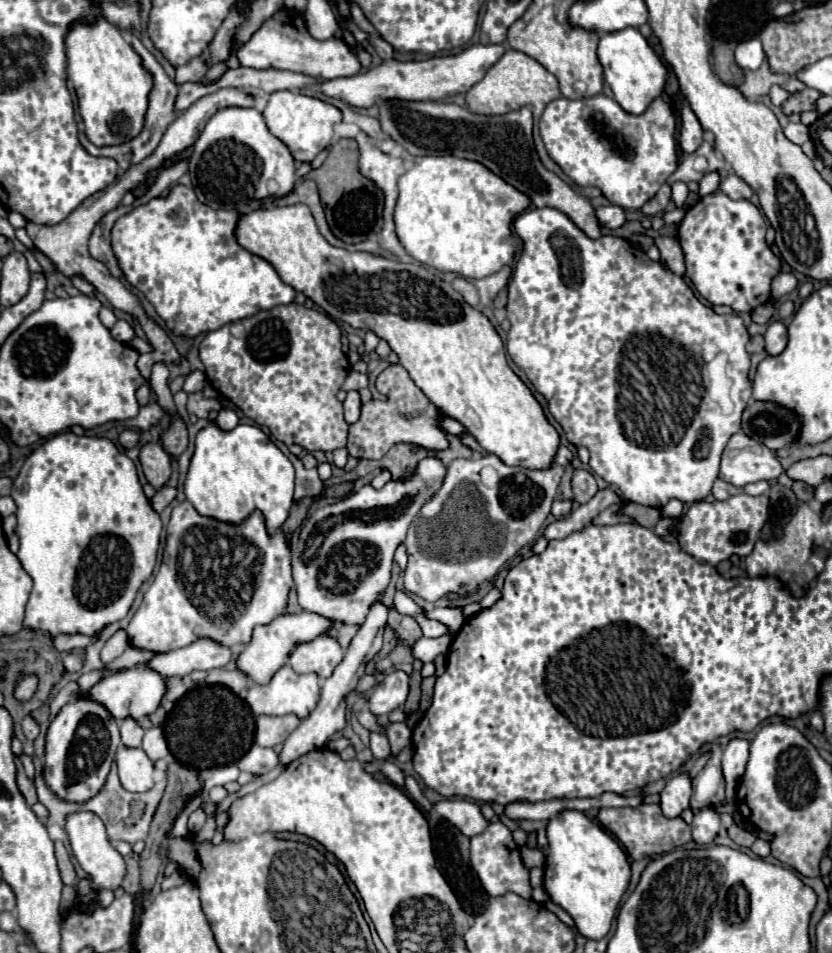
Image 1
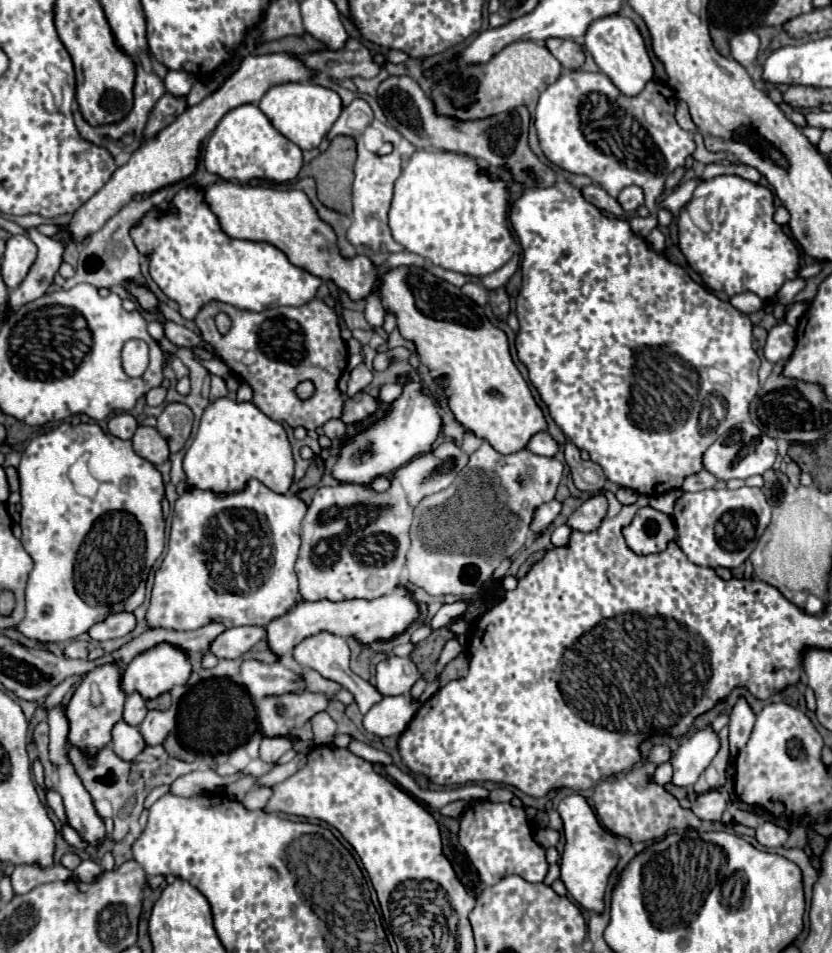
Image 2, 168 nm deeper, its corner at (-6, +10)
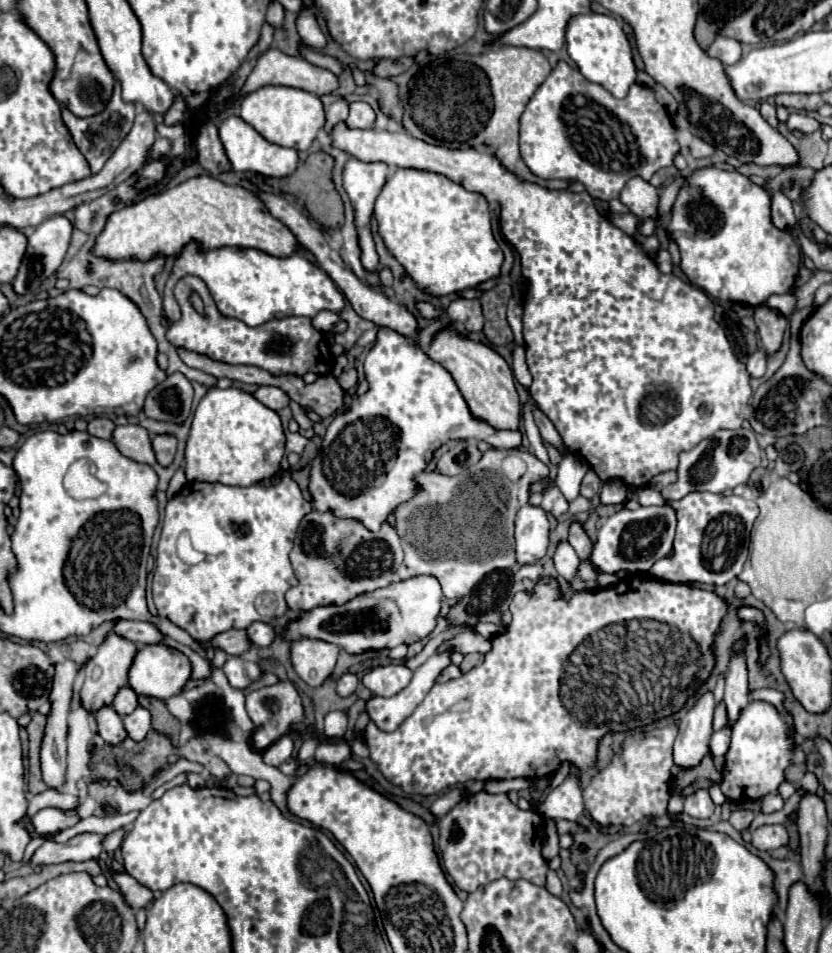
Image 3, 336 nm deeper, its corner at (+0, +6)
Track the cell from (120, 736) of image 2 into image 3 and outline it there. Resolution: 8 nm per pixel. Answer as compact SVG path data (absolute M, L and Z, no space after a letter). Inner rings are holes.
M103 707L95 713L99 735L107 745L119 745L127 739L127 731L123 729L123 719L115 713L113 707Z

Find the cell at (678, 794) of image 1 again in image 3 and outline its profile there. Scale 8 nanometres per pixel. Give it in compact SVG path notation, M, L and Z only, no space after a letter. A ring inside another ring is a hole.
M713 693L699 697L697 705L685 715L679 725L679 733L673 747L673 761L683 769L697 767L705 755L711 755L711 735L713 735Z

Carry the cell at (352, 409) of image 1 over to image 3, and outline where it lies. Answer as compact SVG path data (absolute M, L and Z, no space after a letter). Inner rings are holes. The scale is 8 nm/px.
M347 369L347 371L343 371L343 373L339 375L339 385L341 385L345 391L349 391L351 387L355 387L355 385L357 385L357 369Z

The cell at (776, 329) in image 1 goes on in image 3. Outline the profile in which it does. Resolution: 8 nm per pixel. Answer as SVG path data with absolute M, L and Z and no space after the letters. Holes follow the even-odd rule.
M757 349L749 361L747 361L747 371L751 377L763 377L767 371L767 353L763 349Z

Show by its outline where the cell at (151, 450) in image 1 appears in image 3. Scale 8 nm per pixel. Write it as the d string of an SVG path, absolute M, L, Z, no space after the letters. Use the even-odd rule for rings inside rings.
M141 425L117 427L113 433L113 443L125 457L137 463L147 463L147 465L155 463L155 451L151 447L151 437Z

